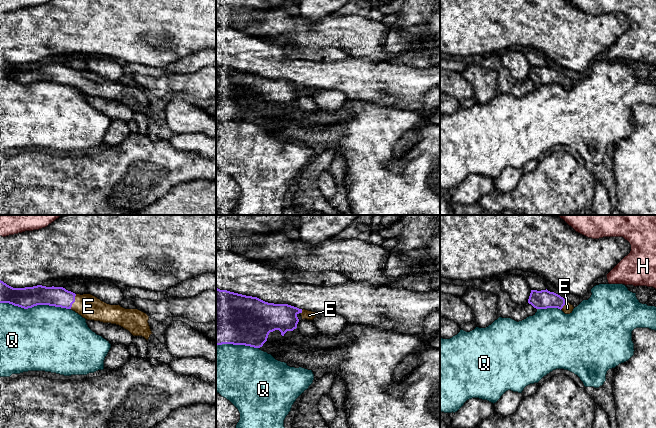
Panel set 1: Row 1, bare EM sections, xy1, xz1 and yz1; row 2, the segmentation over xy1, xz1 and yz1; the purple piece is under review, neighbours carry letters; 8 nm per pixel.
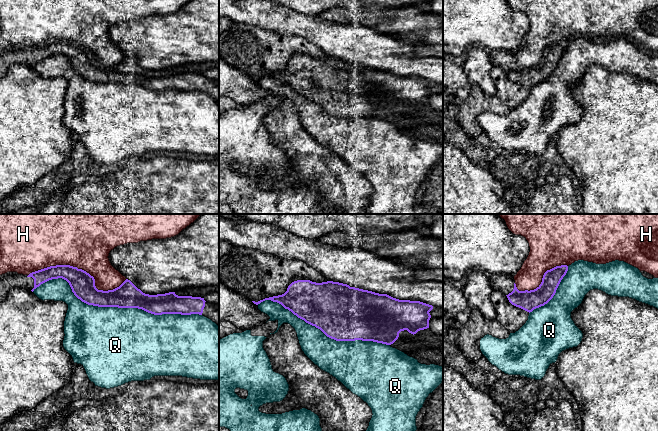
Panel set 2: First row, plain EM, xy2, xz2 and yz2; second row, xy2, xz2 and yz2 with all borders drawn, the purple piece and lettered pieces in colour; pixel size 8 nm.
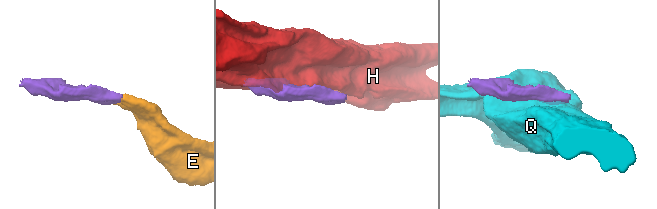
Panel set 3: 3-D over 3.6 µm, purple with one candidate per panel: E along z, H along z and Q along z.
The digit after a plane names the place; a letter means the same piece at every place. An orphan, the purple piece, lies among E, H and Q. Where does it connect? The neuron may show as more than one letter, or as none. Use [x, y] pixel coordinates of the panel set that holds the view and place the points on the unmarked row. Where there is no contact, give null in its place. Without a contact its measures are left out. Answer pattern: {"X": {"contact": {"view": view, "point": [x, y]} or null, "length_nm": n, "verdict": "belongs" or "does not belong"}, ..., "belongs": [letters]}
{"E": {"contact": {"view": "xy1", "point": [74, 77]}, "length_nm": 130, "verdict": "belongs"}, "H": {"contact": {"view": "xy2", "point": [81, 45]}, "length_nm": 800, "verdict": "does not belong"}, "Q": {"contact": {"view": "xy2", "point": [114, 82]}, "length_nm": 1350, "verdict": "does not belong"}, "belongs": ["E"]}

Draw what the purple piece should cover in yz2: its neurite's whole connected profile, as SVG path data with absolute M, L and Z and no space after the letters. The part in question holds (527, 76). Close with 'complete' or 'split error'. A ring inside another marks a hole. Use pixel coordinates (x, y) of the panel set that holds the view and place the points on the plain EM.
M567 41L556 42L547 46L541 60L534 66L519 67L514 59L514 65L507 72L509 78L527 88L547 80L555 71L556 66L568 47Z; complete

